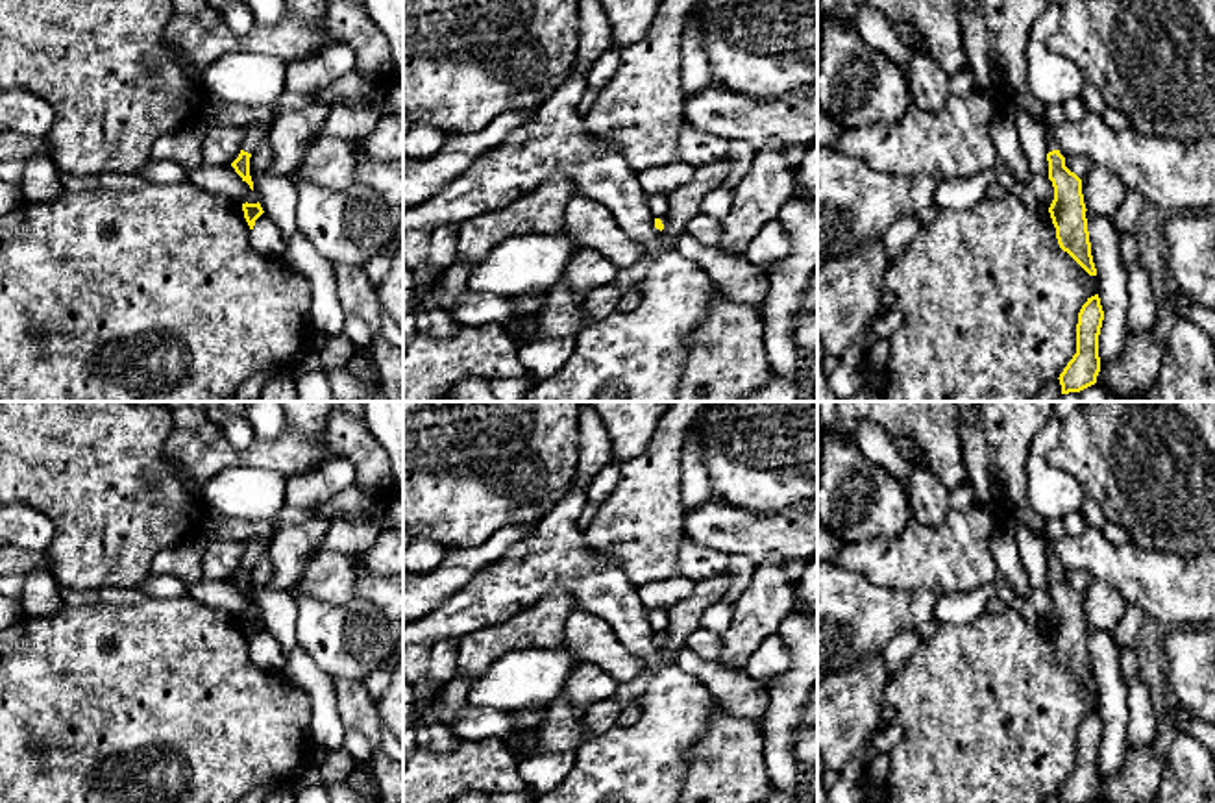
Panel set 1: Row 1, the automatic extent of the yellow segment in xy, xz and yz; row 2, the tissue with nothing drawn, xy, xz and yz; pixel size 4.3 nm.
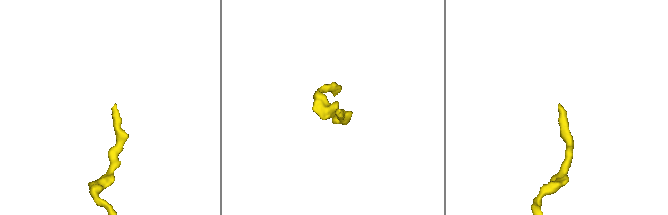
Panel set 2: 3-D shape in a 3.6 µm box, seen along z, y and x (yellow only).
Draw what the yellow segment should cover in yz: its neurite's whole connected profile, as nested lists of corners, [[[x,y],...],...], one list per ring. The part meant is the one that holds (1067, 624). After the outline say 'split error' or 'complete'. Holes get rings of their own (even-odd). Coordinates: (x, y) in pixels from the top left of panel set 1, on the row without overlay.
[[[1045,538],[1049,594],[1054,601],[1054,614],[1049,627],[1056,642],[1056,653],[1060,662],[1067,666],[1089,690],[1097,690],[1091,670],[1082,594],[1065,581],[1065,572],[1060,568],[1049,546],[1050,542]]] | split error

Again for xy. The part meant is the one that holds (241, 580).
[[[261,538],[246,540],[246,551],[242,557],[242,564],[239,572],[231,577],[235,587],[242,592],[242,596],[250,599],[252,605],[253,605],[253,596],[250,590],[250,572],[253,564],[266,553],[266,550],[268,550],[268,544]]] | split error

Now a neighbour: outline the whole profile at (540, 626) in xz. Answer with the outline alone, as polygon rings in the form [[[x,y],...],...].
[[[555,588],[512,618],[466,633],[457,640],[457,668],[472,686],[486,668],[510,649],[555,649],[566,642],[568,616],[579,605],[564,588]]]

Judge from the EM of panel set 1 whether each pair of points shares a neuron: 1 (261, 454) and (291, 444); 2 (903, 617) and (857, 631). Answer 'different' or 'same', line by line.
1: same
2: same

